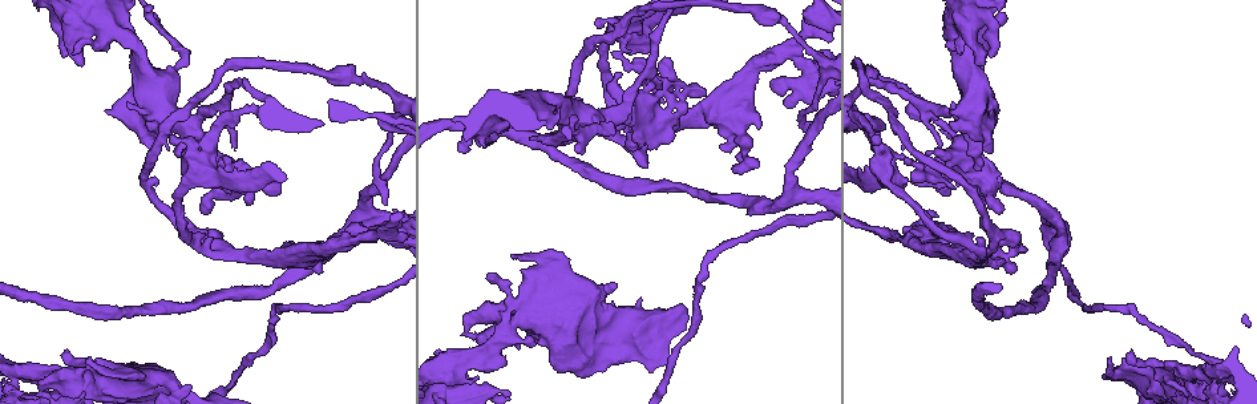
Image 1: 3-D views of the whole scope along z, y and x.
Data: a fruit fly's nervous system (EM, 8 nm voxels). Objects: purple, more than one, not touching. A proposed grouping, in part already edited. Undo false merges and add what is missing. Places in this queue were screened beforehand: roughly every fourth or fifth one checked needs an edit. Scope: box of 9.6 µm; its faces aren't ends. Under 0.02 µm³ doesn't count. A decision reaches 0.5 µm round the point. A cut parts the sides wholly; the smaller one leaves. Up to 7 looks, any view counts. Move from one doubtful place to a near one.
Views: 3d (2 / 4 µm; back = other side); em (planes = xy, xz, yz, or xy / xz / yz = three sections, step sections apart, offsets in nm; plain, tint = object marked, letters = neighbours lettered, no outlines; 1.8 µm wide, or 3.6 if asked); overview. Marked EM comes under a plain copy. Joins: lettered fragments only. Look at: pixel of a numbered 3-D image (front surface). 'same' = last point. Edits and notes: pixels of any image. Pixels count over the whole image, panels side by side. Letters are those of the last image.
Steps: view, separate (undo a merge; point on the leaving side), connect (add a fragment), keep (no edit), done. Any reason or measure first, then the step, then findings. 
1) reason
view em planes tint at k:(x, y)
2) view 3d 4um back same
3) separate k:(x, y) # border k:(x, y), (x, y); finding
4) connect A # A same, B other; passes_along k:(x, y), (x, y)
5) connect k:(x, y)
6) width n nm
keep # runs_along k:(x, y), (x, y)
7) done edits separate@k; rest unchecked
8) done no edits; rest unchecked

a fork
view em planes letters at 1:(811, 129)

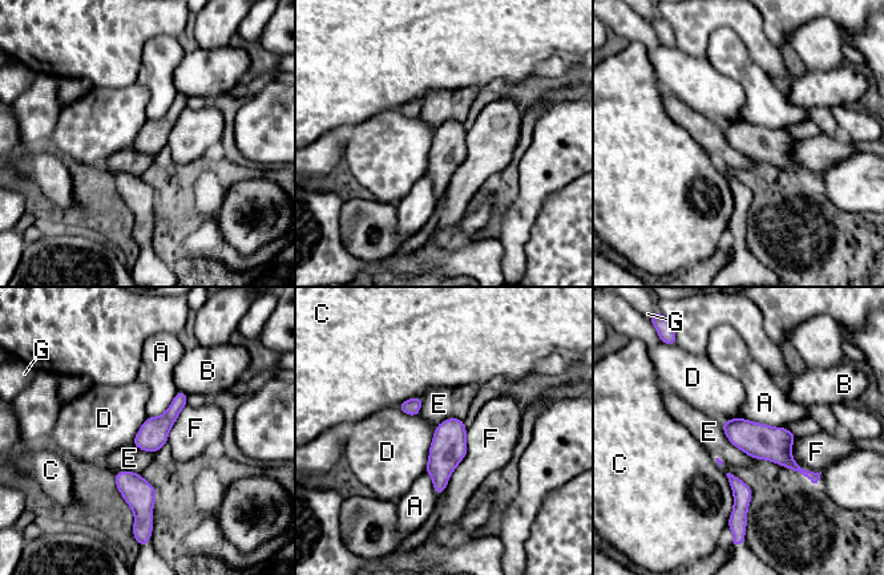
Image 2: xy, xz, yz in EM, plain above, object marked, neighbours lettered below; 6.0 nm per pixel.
width 180 nm
keep # A other, B other, C other, D other, E other, F other, G other; all the same cell

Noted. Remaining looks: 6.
view em 3.6um xz step 8 letters at 1:(799, 40)

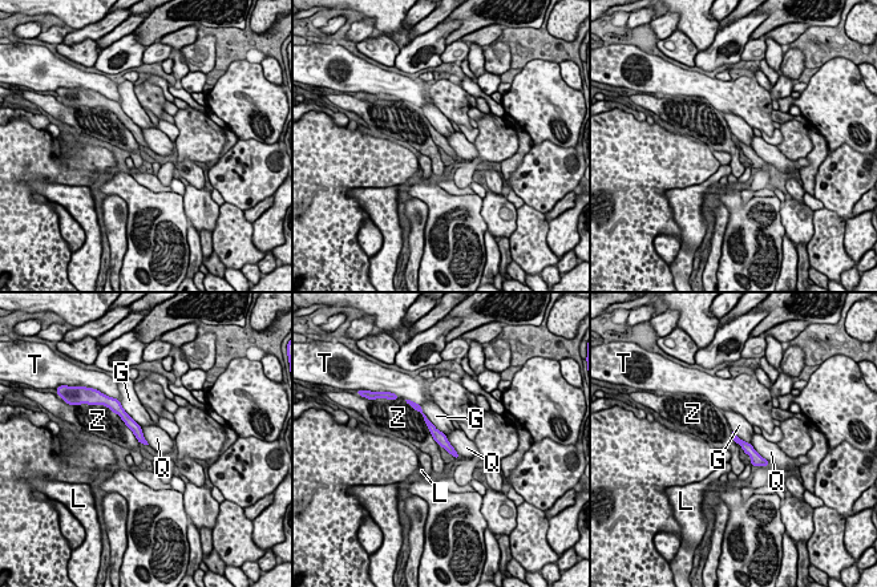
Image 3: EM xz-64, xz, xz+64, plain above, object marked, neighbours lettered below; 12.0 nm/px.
width 120 nm
keep # G other, L other, Q other, T other, Z other; runs_along 3:(120, 411), (144, 441); all the same cell

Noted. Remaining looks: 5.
three arms meet
view em planes tint at 1:(359, 240)

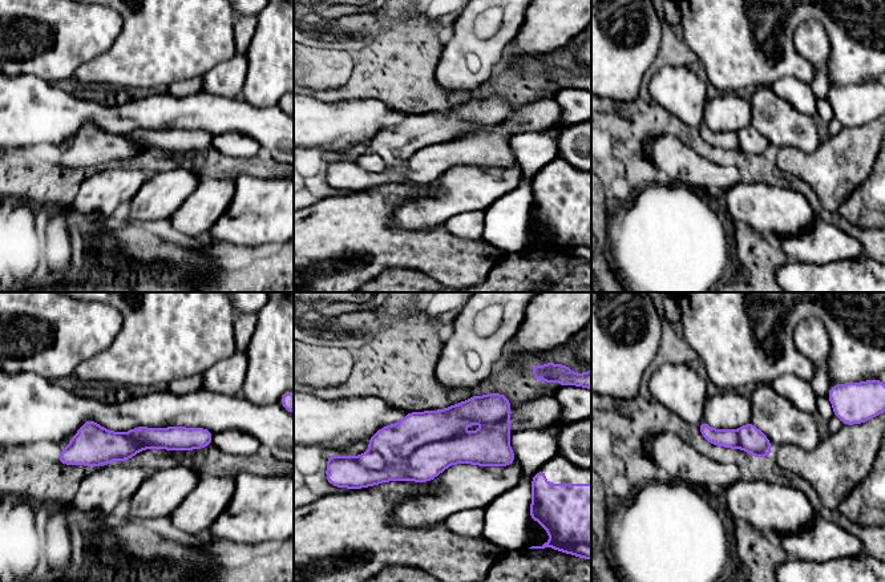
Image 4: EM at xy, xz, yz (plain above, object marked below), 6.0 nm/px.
view em planes letters same

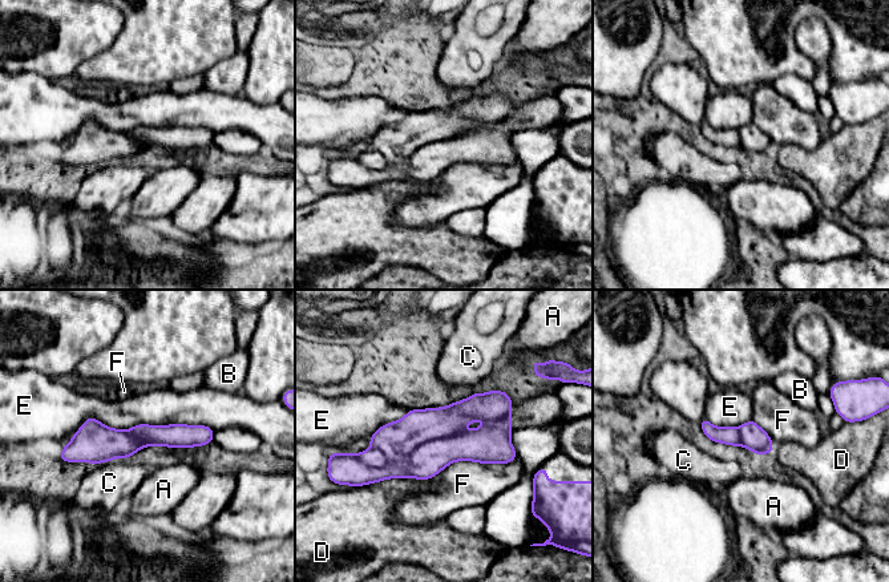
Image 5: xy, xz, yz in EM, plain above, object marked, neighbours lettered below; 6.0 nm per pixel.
keep # A other, B other, C other, D other, E other, F other; runs_along 5:(210, 433), (141, 435), (68, 453); one cell here

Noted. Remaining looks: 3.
done no edits; rest unchecked

